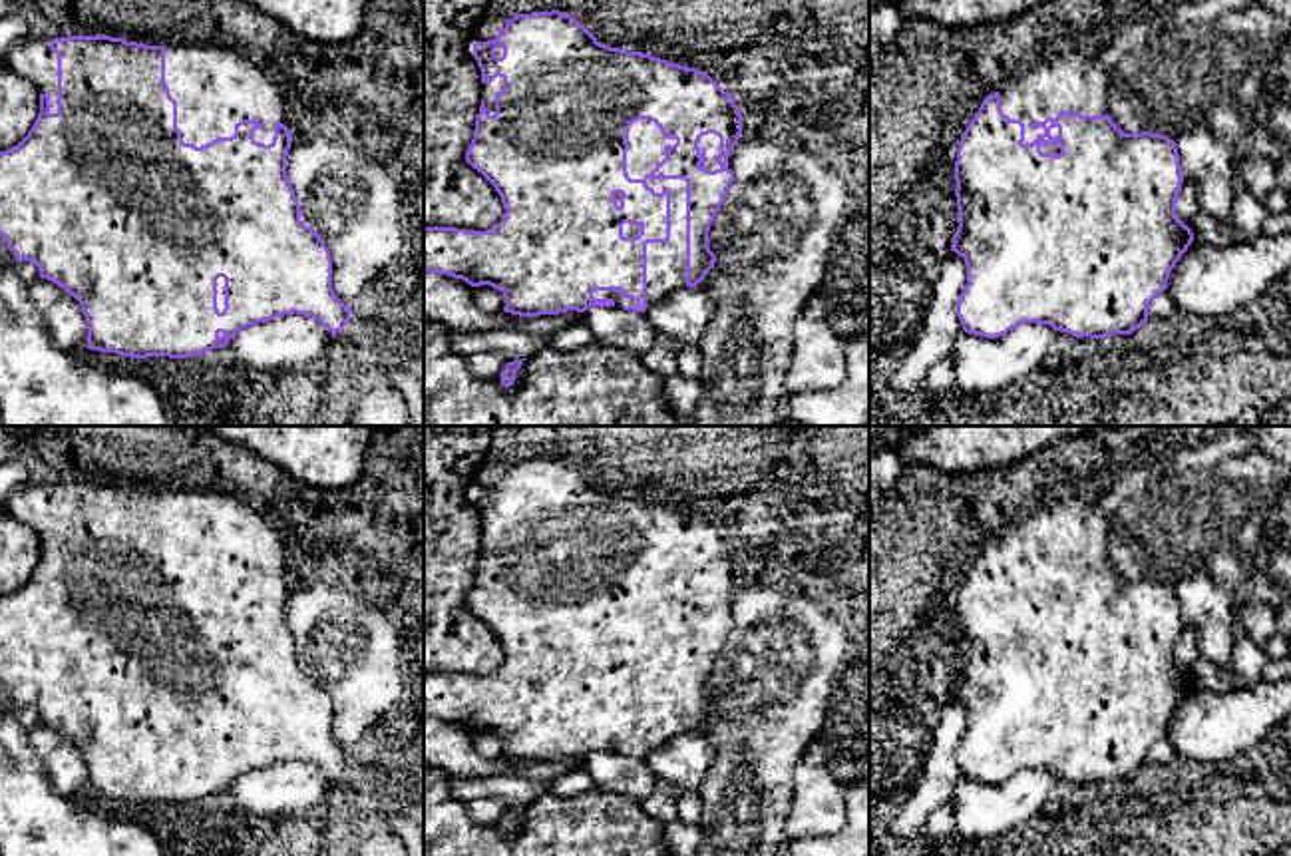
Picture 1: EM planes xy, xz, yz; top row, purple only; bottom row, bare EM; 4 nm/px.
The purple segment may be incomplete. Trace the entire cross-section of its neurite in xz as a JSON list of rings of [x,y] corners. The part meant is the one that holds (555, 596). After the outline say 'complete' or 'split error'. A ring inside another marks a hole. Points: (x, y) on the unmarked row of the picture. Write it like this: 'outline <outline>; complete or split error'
outline [[[559,456],[513,462],[493,486],[473,490],[473,504],[481,516],[481,530],[499,522],[503,535],[495,539],[493,561],[481,545],[465,607],[495,633],[505,659],[487,677],[424,673],[424,717],[461,725],[471,733],[489,731],[503,739],[503,756],[519,762],[615,752],[613,745],[595,745],[595,737],[621,737],[637,749],[623,752],[625,756],[645,758],[646,691],[670,687],[670,635],[656,639],[646,627],[684,625],[686,733],[696,733],[708,721],[716,707],[708,693],[708,677],[734,627],[726,609],[742,579],[742,559],[730,539],[696,514],[601,490],[575,462]],[[639,565],[654,567],[660,579],[676,589],[664,591],[666,603],[645,625],[631,625],[627,585],[629,573]],[[708,579],[720,583],[720,599],[714,601],[720,613],[714,617],[704,613],[706,593],[698,593],[700,583]]]; complete

